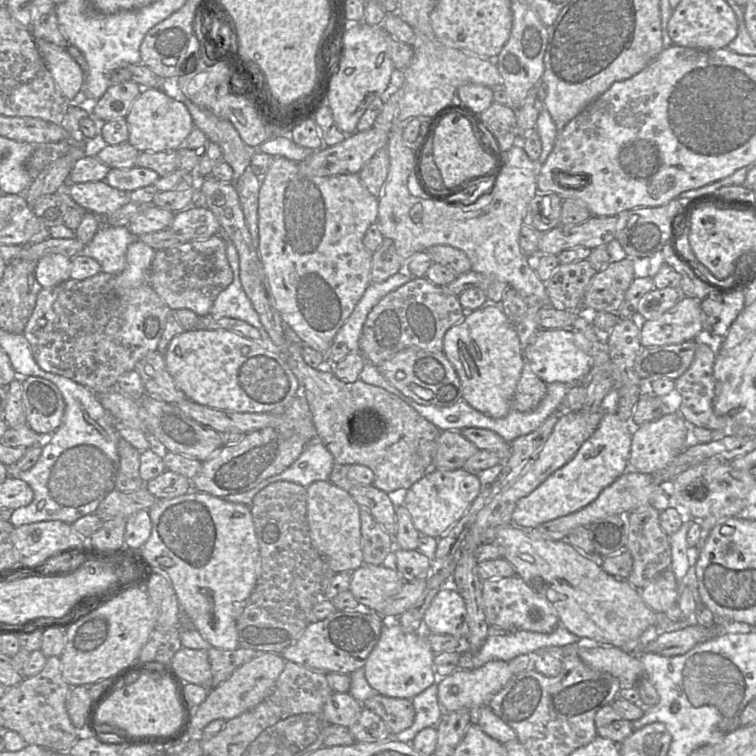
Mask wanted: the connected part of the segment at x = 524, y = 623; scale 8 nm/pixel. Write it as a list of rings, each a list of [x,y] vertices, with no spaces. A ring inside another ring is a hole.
[[[517,575],[485,580],[482,583],[482,598],[488,628],[488,635],[492,633],[505,633],[513,631],[532,631],[540,633],[552,633],[561,624],[557,612],[552,605],[537,591],[532,589],[522,578]]]

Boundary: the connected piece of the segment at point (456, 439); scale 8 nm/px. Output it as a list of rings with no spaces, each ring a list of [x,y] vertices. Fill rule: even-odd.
[[[441,431],[437,440],[434,468],[455,470],[462,468],[464,463],[479,449],[459,431]]]

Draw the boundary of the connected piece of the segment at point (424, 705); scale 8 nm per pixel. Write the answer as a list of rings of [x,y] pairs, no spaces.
[[[435,683],[410,700],[415,709],[413,724],[408,729],[396,734],[389,740],[394,739],[405,744],[411,744],[414,737],[422,729],[427,727],[435,727],[437,729],[437,724],[441,716],[447,713],[440,708],[438,689]]]

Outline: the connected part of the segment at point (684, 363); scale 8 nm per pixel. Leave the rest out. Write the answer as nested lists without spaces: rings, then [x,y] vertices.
[[[689,340],[671,345],[642,347],[635,359],[635,371],[645,384],[662,378],[676,380],[693,362],[697,344],[697,341]]]

